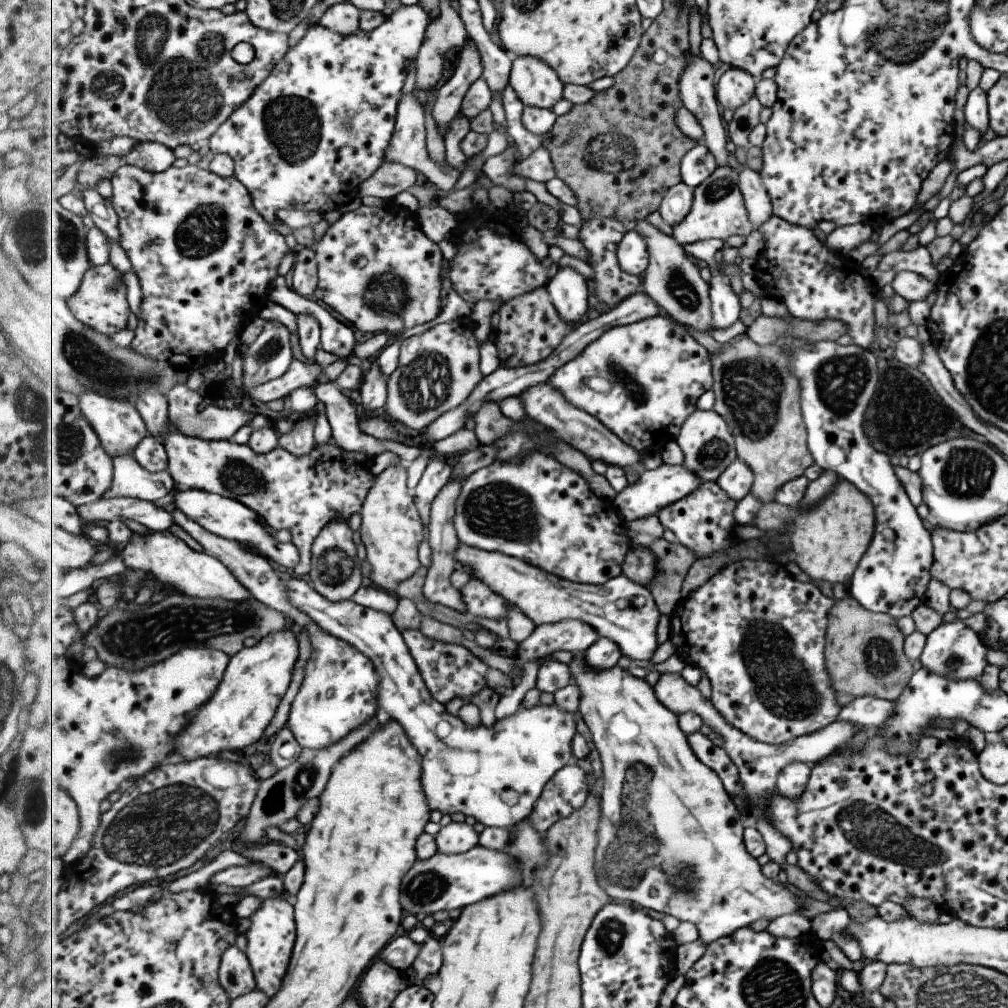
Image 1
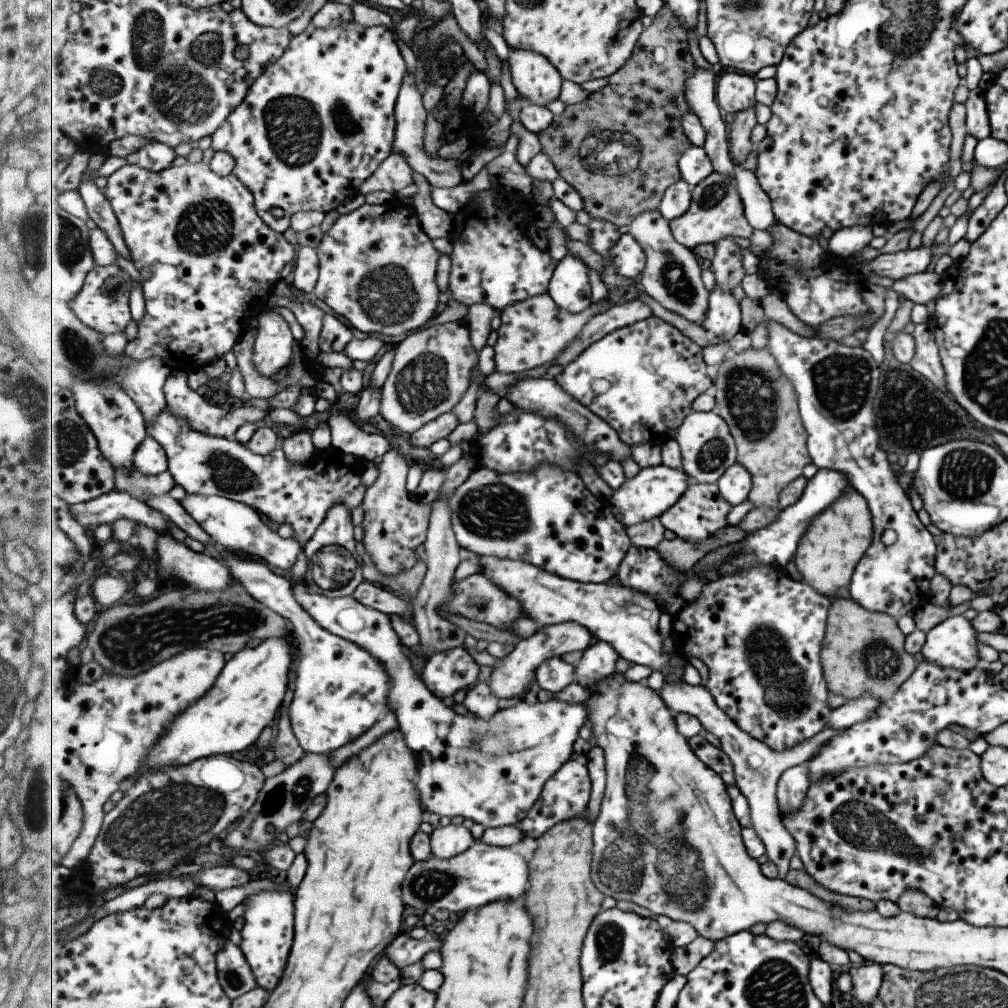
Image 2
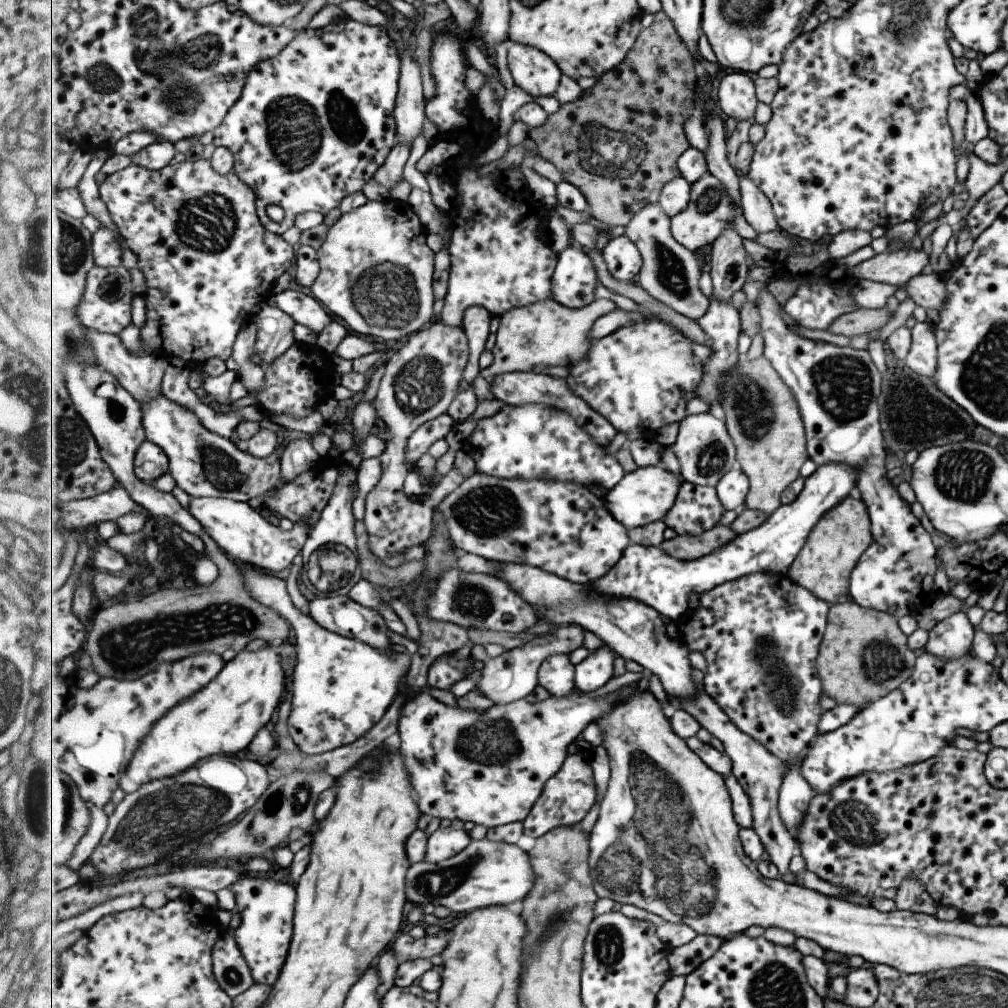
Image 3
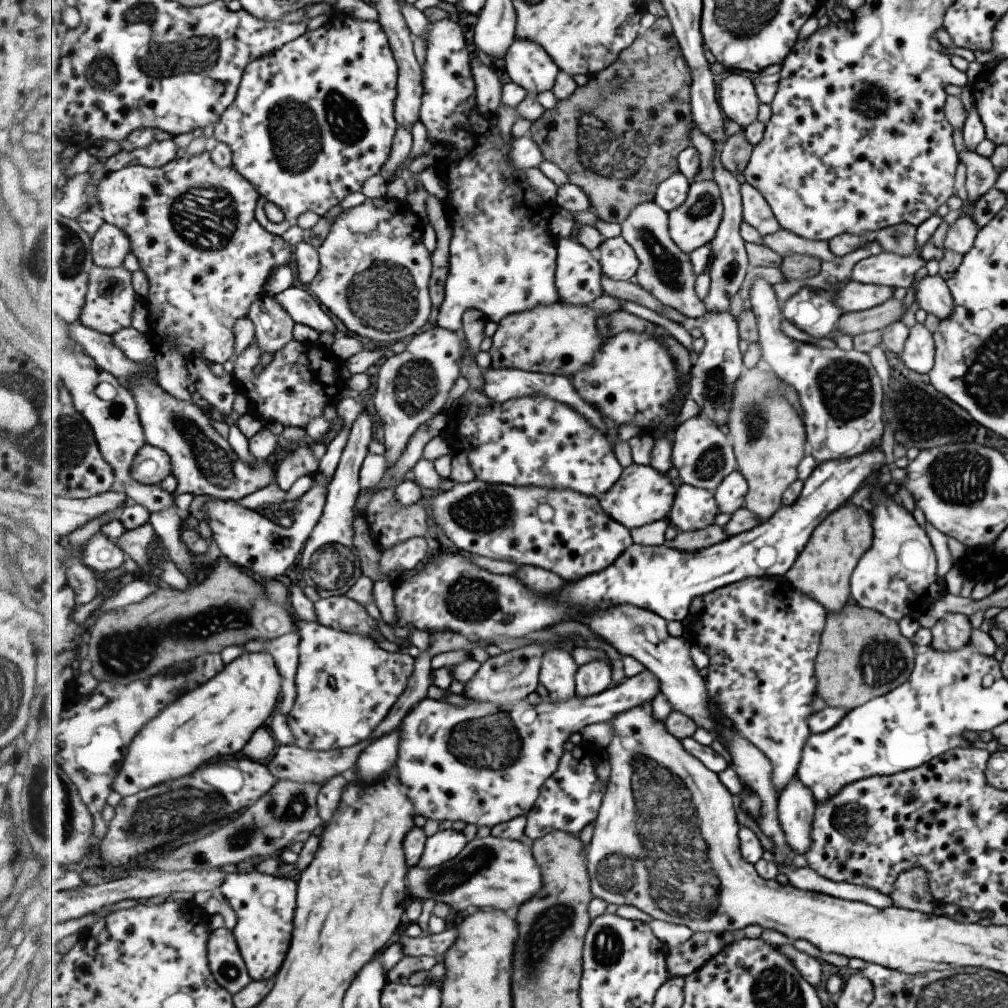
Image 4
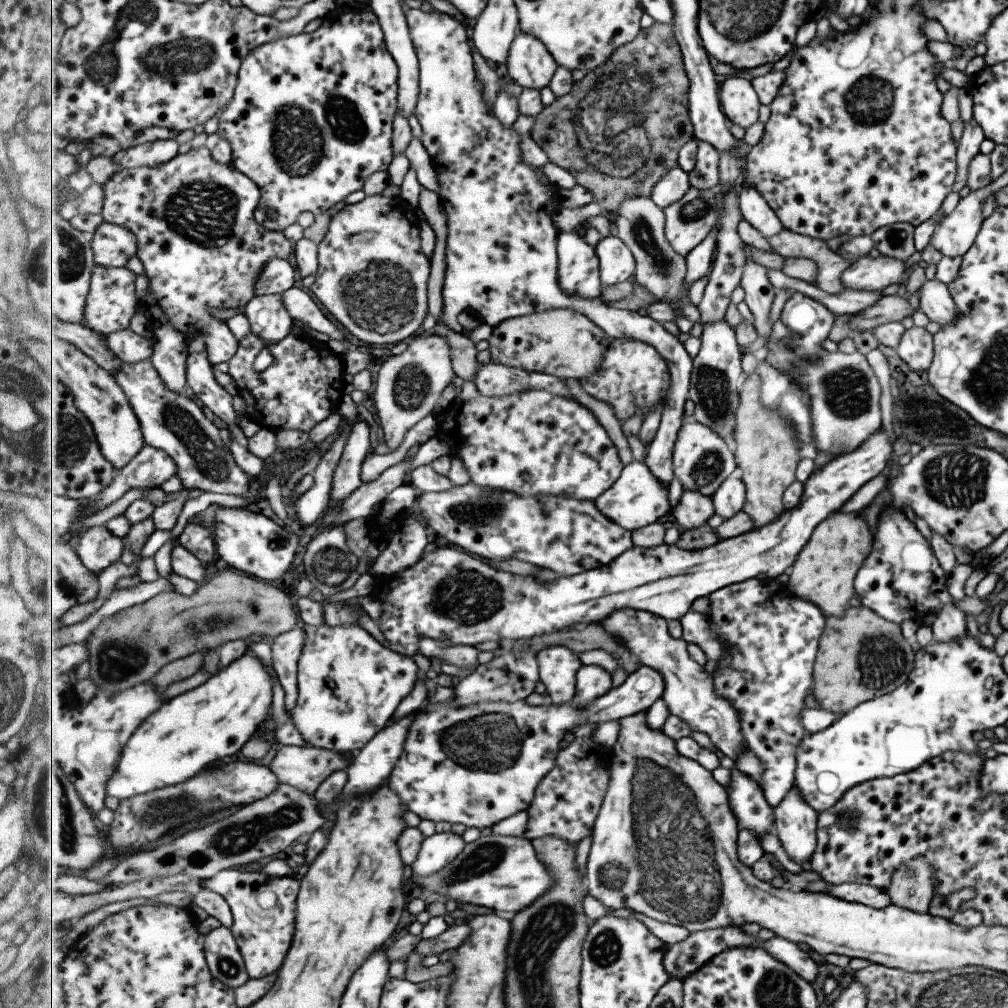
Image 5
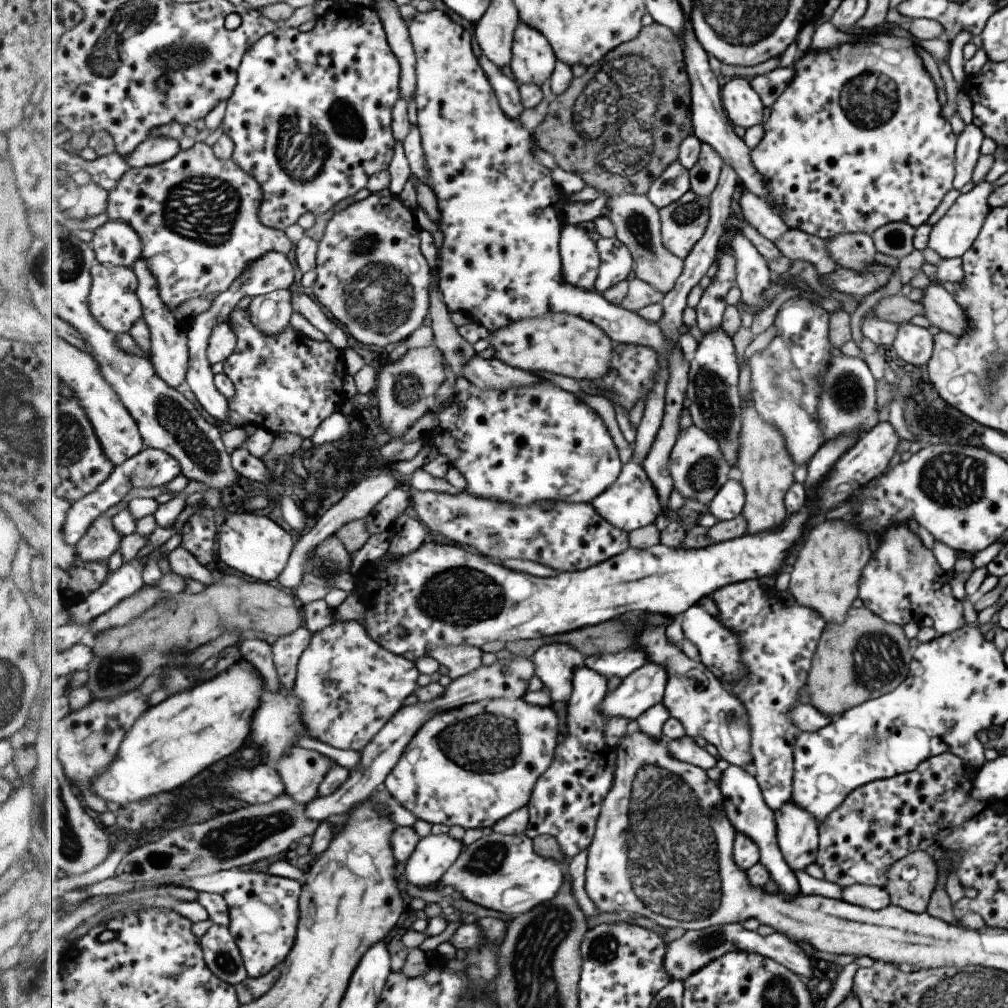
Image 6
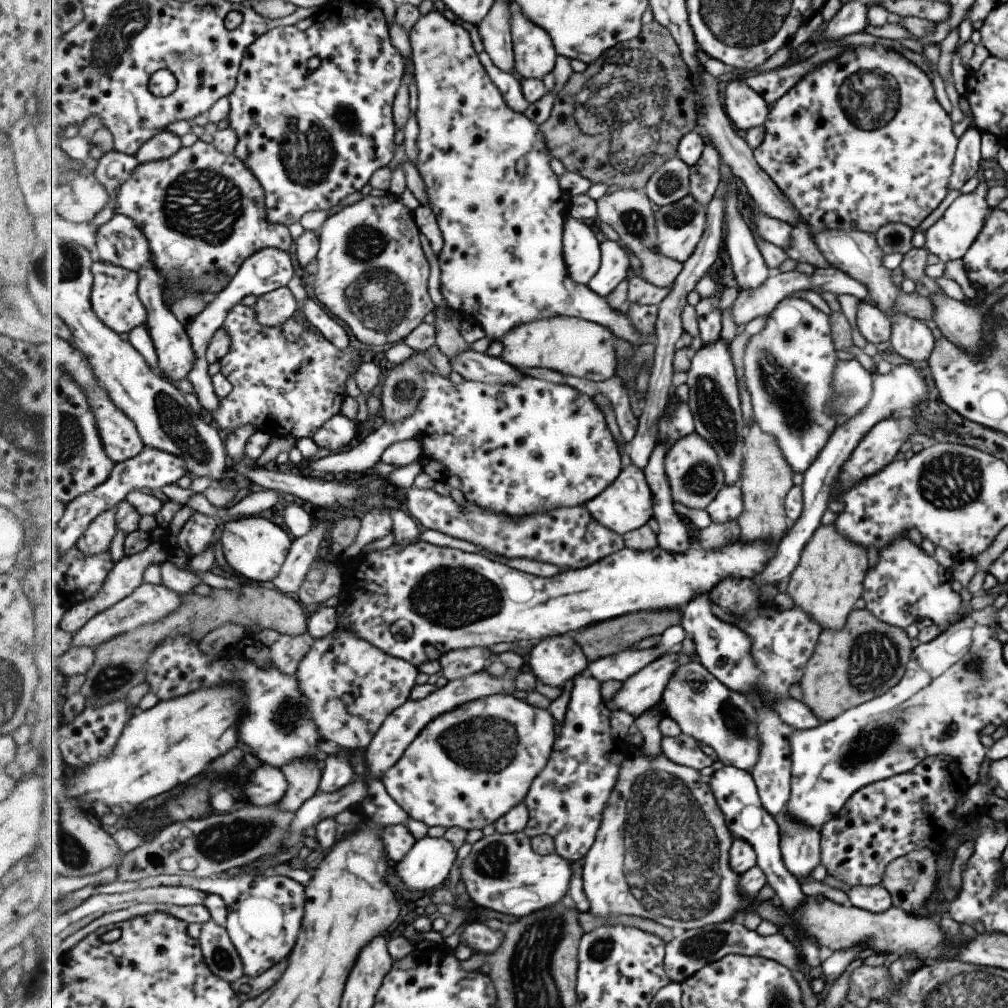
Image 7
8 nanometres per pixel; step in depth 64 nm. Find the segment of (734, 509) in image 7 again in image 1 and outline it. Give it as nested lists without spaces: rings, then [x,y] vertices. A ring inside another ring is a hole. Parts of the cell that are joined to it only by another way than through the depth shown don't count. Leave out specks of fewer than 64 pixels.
[[[738,456],[725,469],[725,472],[721,473],[717,482],[733,500],[739,502],[739,500],[743,500],[747,494],[752,492],[754,472],[750,464]]]

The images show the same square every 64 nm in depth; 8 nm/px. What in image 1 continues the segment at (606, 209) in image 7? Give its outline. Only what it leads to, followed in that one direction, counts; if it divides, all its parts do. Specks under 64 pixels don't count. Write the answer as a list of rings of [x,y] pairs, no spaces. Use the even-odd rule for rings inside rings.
[[[642,219],[637,222],[635,229],[648,240],[650,250],[650,265],[643,276],[641,289],[649,293],[660,304],[667,316],[683,326],[703,333],[712,332],[714,314],[710,296],[711,288],[710,284],[705,282],[699,274],[702,264],[693,260],[673,236],[664,233],[654,224],[649,224]]]

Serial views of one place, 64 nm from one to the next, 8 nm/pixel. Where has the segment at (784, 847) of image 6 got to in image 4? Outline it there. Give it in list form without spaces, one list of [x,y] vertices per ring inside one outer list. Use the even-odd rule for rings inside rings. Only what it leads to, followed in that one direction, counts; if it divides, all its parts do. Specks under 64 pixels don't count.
[[[797,776],[784,788],[778,800],[778,817],[795,854],[805,854],[810,845],[810,824],[814,798]]]

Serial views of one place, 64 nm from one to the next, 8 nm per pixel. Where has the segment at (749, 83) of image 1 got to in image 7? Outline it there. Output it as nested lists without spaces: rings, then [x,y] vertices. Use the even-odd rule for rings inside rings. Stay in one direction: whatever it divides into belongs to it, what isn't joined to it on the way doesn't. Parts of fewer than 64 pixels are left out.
[[[743,79],[731,80],[723,85],[723,105],[734,126],[741,130],[763,127],[772,108],[750,84]]]

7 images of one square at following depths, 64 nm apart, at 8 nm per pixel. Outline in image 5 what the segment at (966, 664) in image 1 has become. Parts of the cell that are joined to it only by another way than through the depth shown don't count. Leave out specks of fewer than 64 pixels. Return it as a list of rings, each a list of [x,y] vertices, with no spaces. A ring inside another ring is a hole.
[[[887,506],[880,511],[873,537],[872,552],[864,560],[854,578],[854,596],[859,600],[859,604],[872,609],[881,618],[898,625],[907,618],[922,621],[926,615],[933,613],[934,619],[929,627],[932,630],[933,642],[935,643],[951,643],[964,637],[967,634],[966,614],[952,603],[953,600],[947,592],[947,574],[939,568],[930,544],[902,511]]]

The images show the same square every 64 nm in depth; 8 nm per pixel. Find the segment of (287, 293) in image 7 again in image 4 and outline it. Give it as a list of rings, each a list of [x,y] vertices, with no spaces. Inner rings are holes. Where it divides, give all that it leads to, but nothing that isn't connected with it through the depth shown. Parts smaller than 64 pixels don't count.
[[[273,296],[257,300],[248,317],[256,328],[256,343],[263,354],[274,356],[293,340],[295,320]]]

